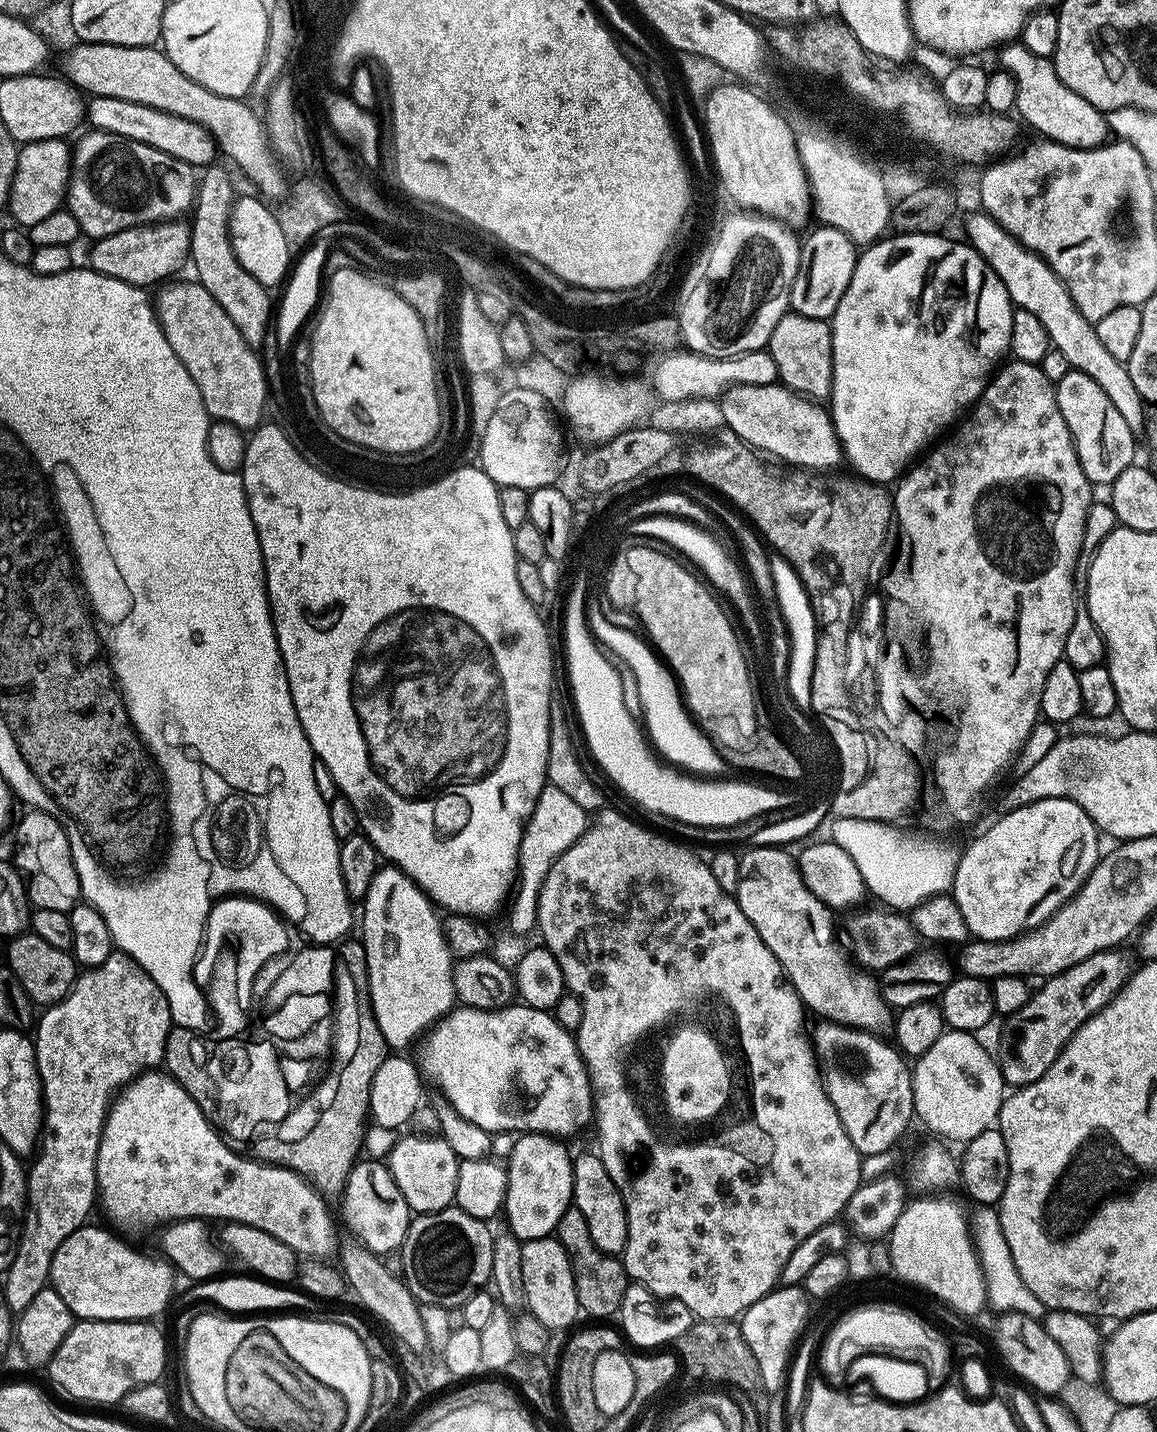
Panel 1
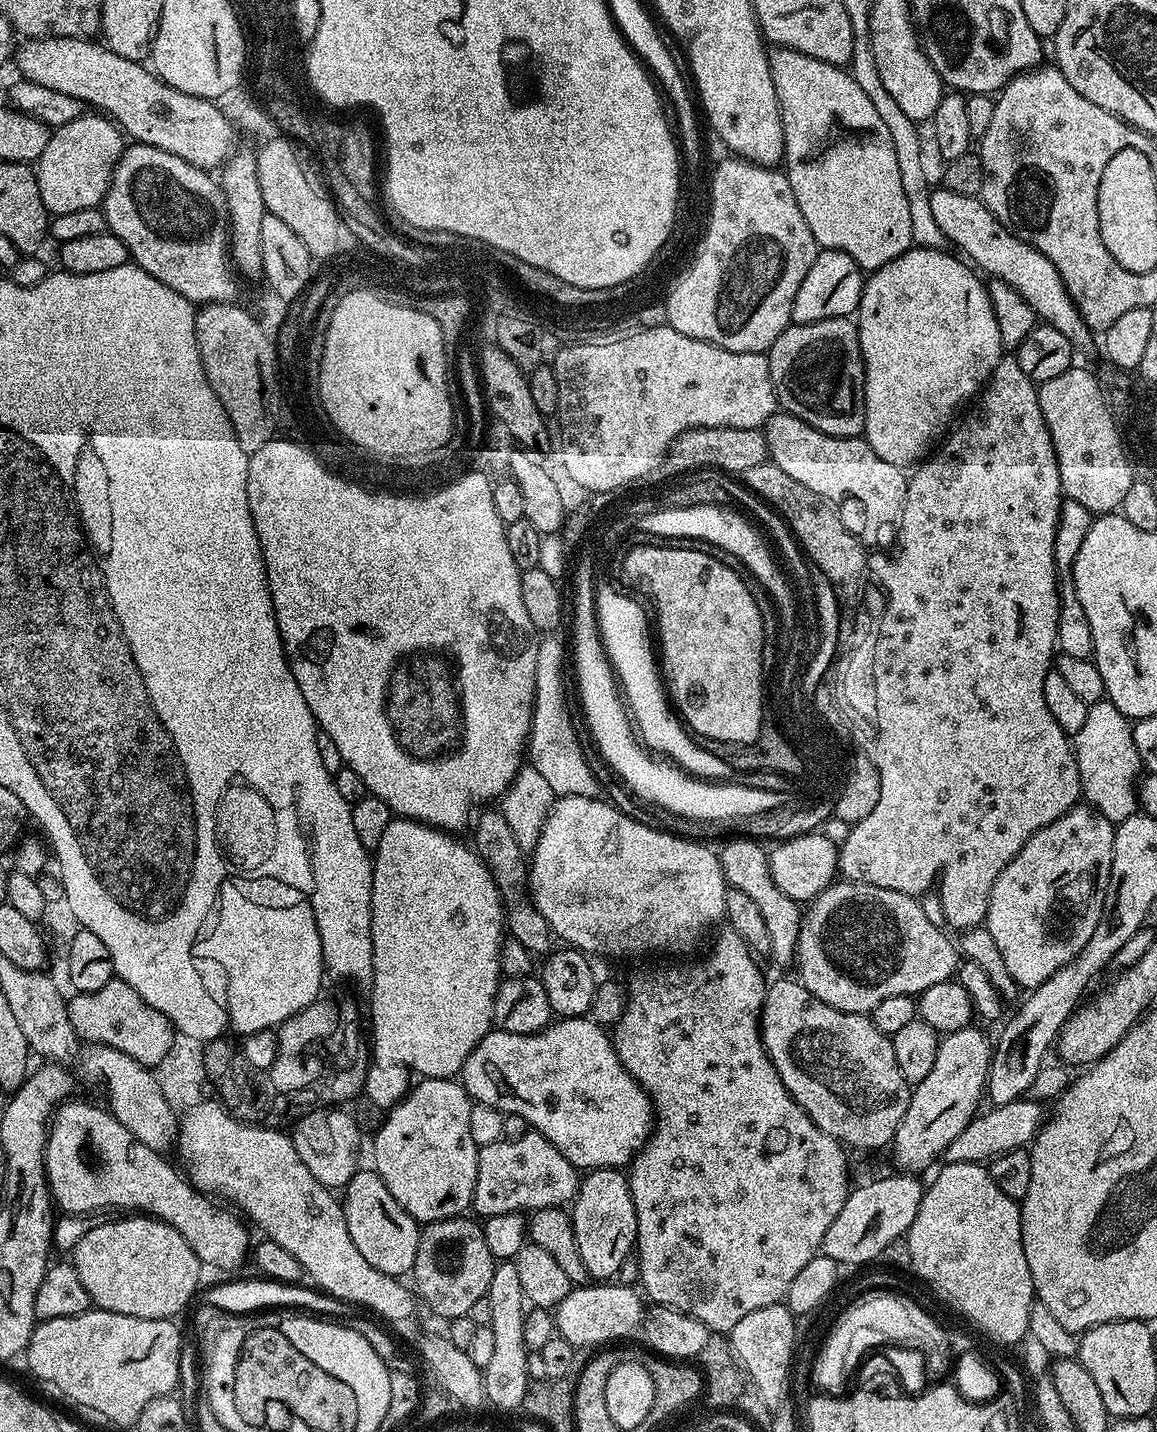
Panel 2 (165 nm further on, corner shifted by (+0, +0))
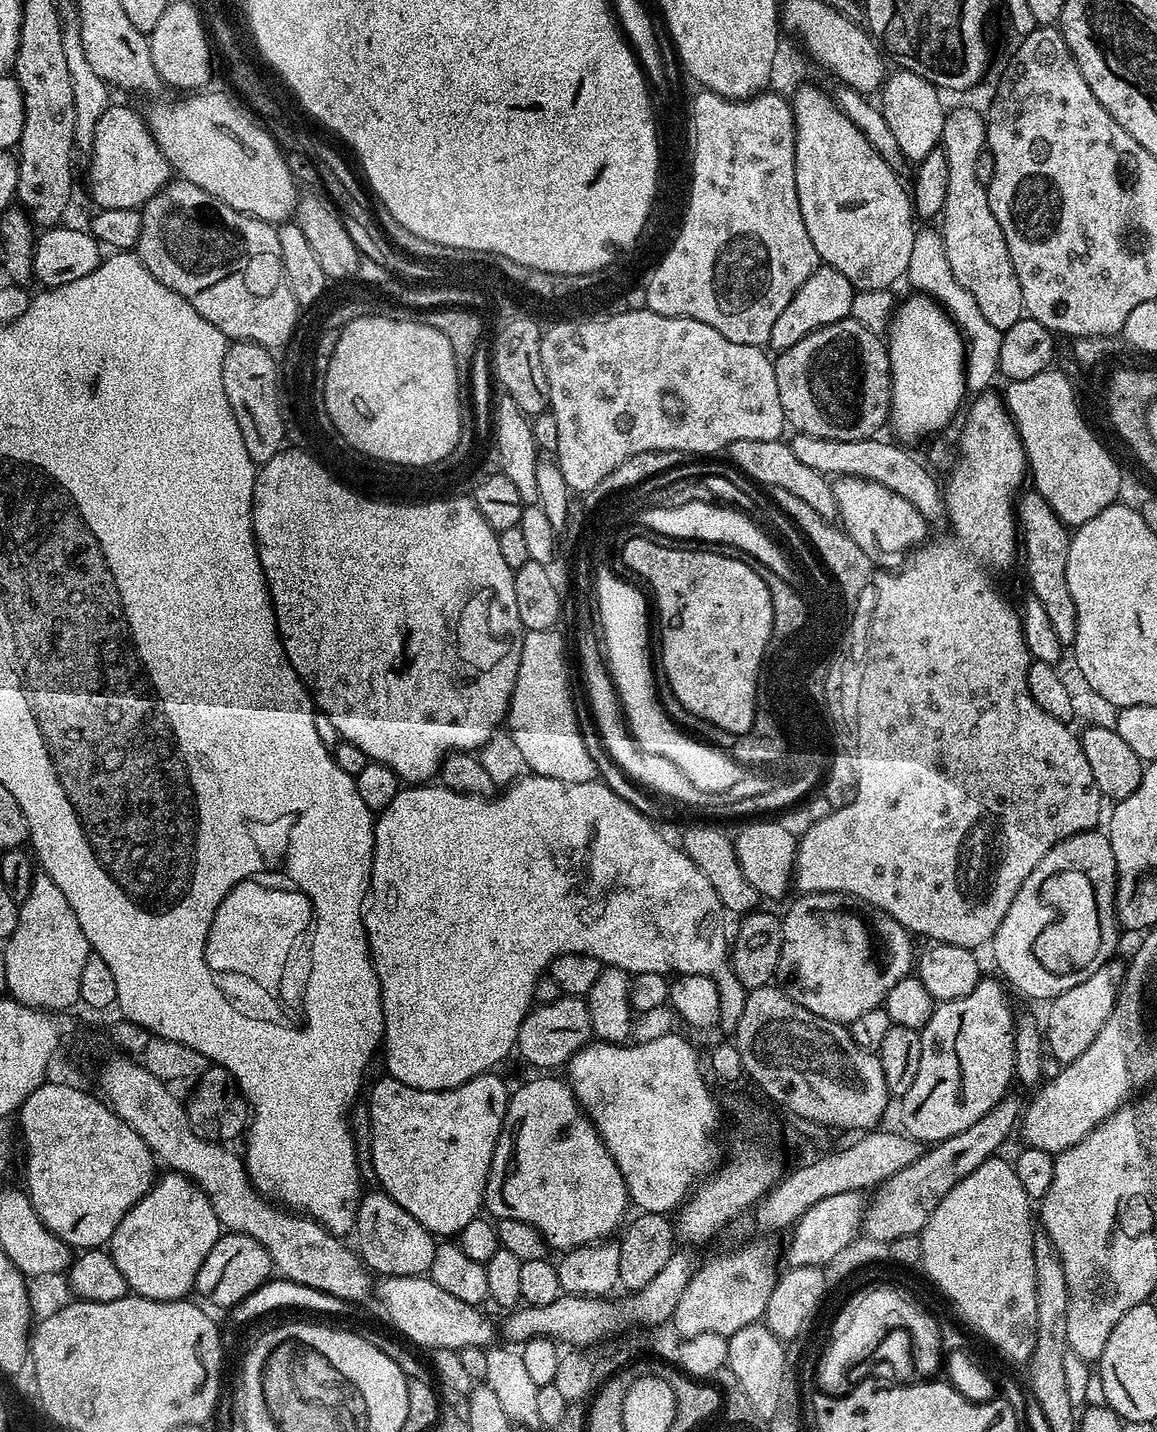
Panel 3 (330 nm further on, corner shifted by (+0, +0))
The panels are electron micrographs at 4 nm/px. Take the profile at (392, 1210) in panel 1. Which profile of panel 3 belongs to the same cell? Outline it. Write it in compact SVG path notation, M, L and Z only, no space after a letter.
M383 1190L375 1191L365 1191L356 1208L354 1236L360 1239L358 1252L365 1265L380 1278L423 1276L431 1273L437 1237L426 1231L417 1220L410 1218L410 1214L406 1214L406 1210L402 1210L402 1206L394 1202L394 1198L390 1198Z

